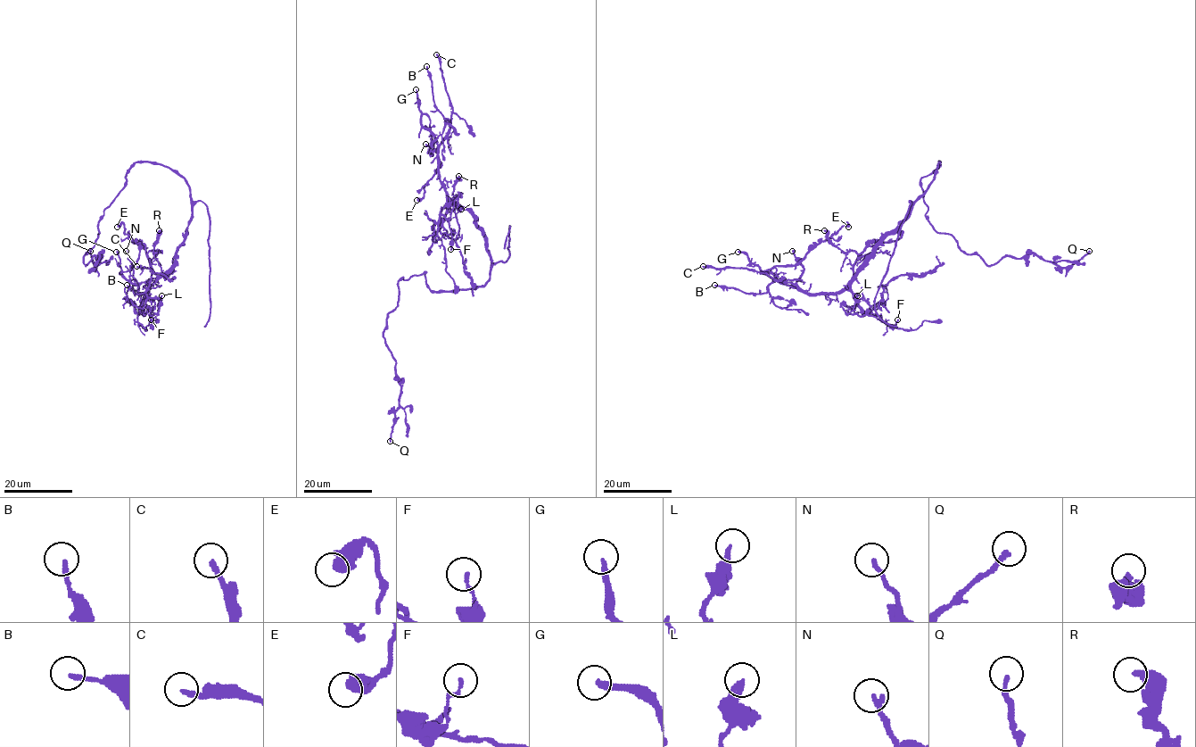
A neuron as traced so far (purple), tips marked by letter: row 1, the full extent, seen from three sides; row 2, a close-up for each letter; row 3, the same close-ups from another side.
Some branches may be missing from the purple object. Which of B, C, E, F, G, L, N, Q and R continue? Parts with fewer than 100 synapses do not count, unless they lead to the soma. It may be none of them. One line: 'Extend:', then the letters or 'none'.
Extend: none

